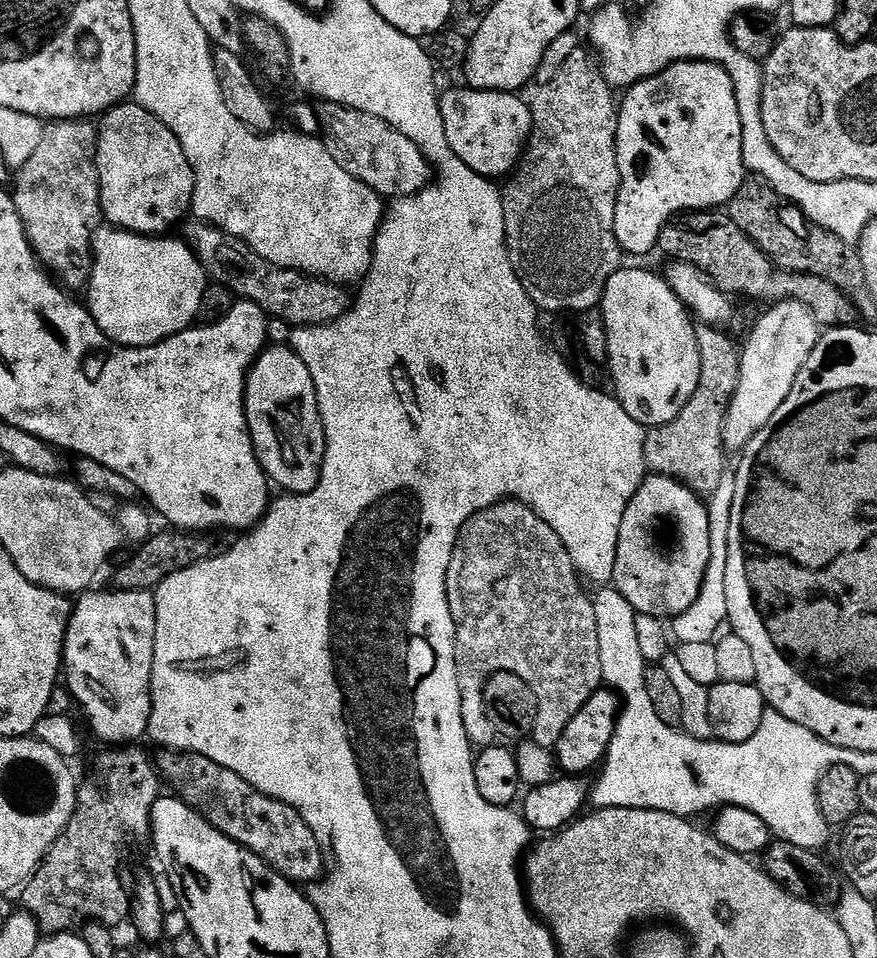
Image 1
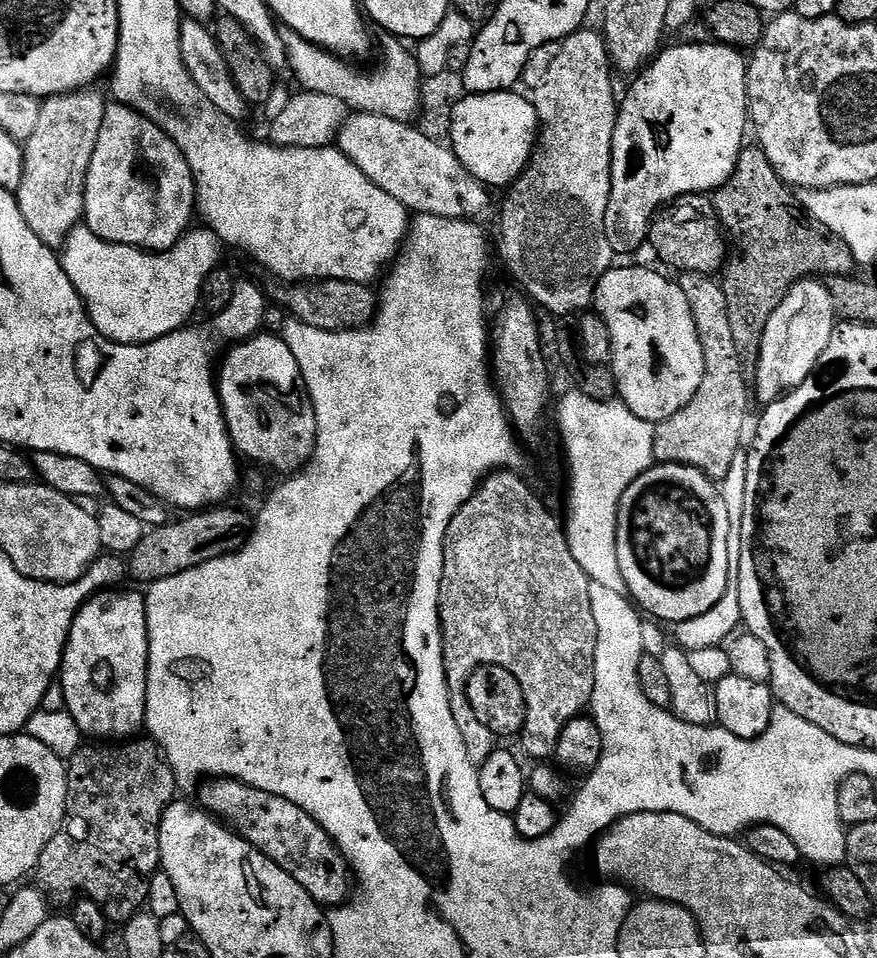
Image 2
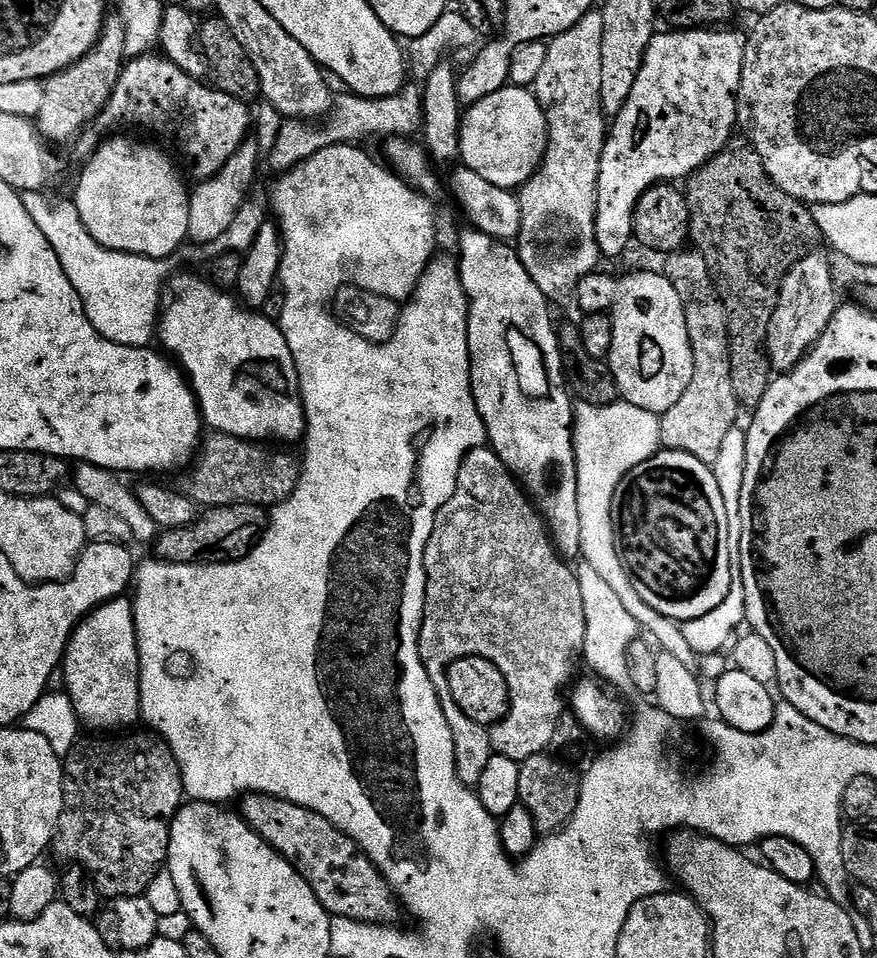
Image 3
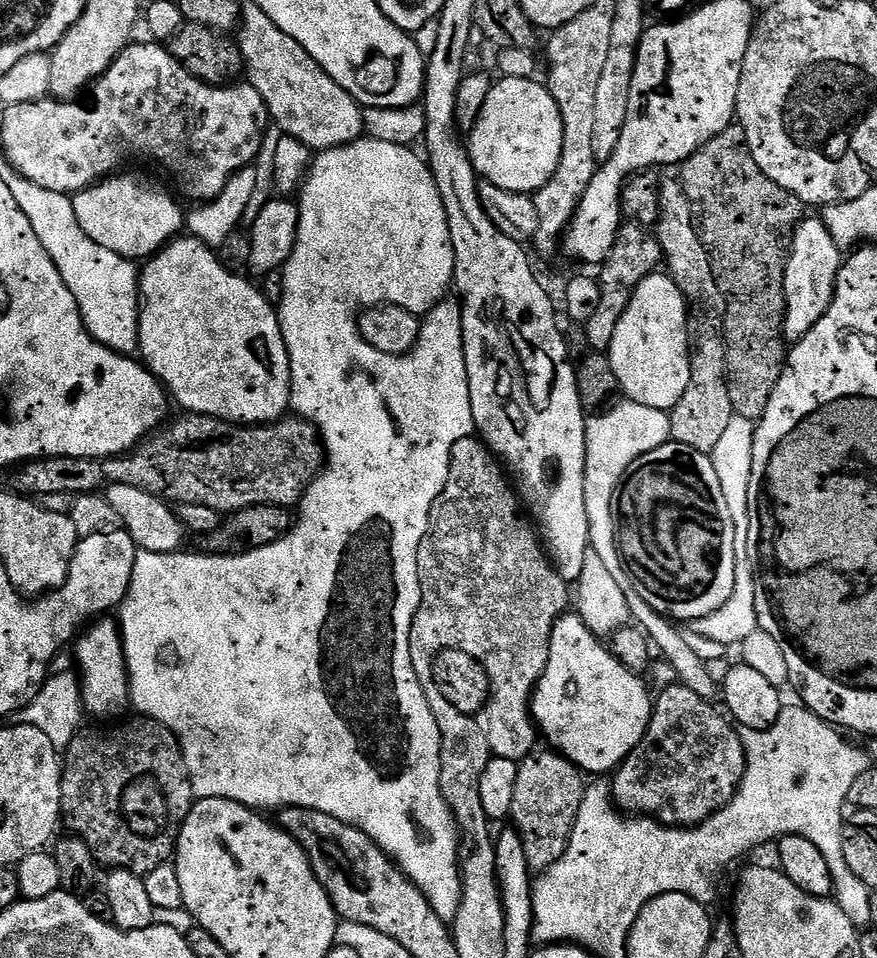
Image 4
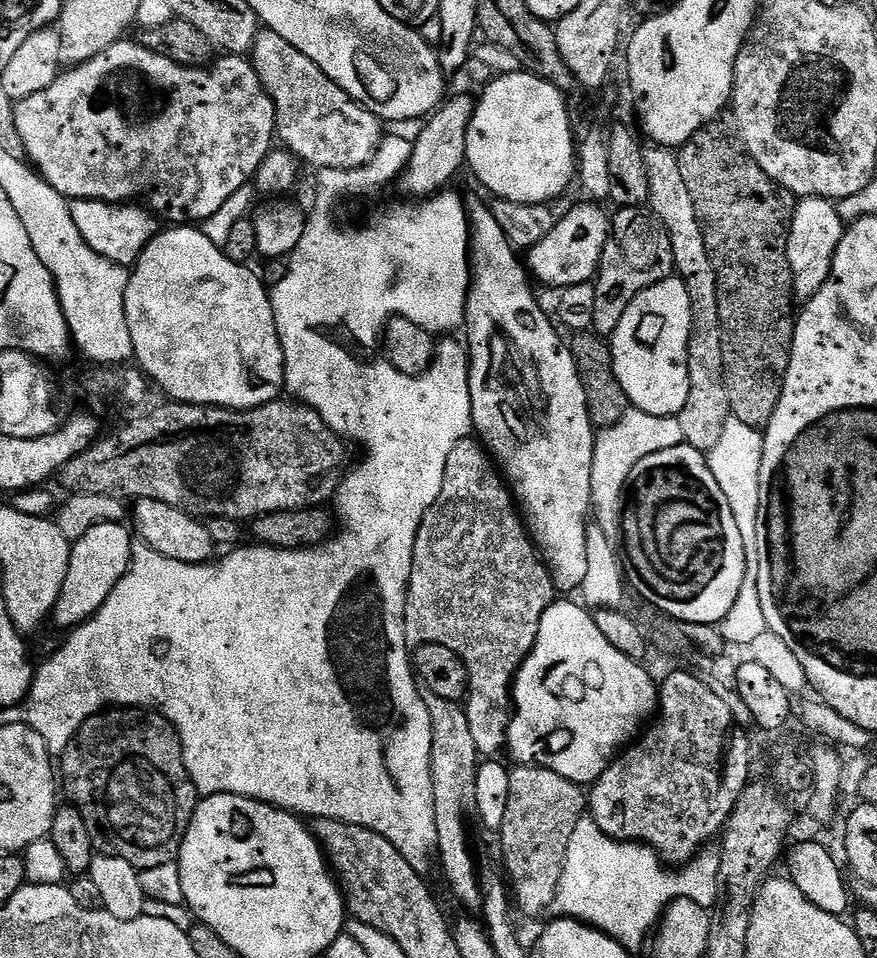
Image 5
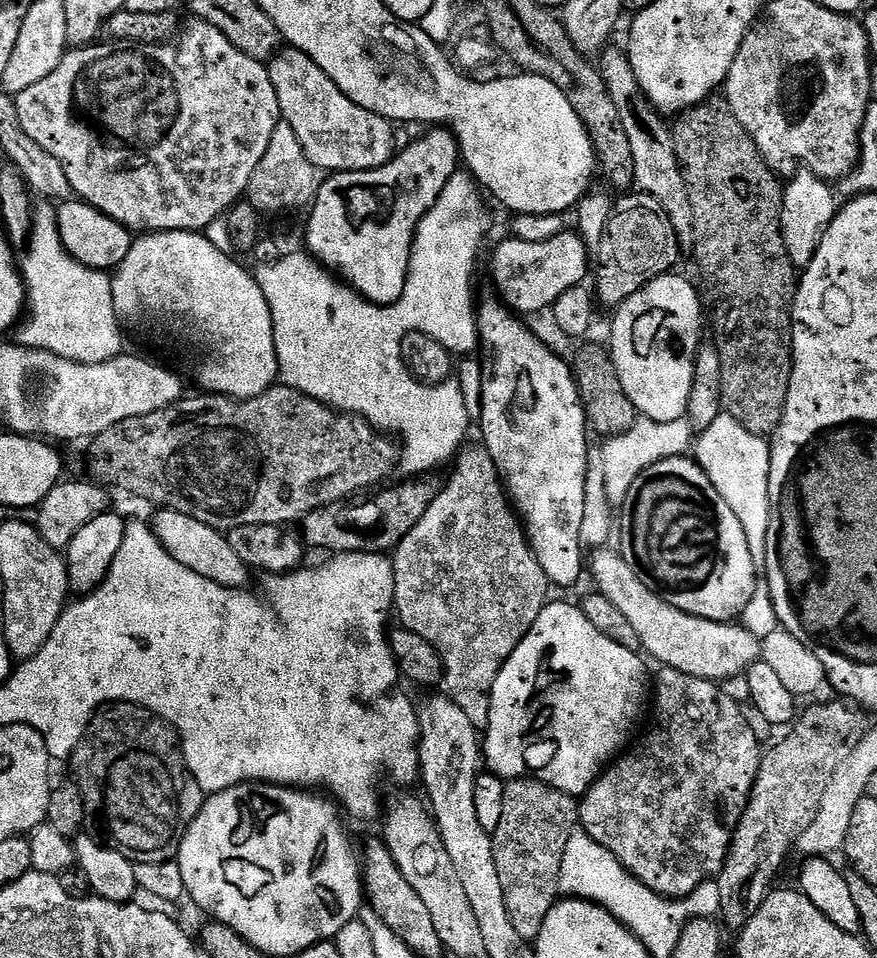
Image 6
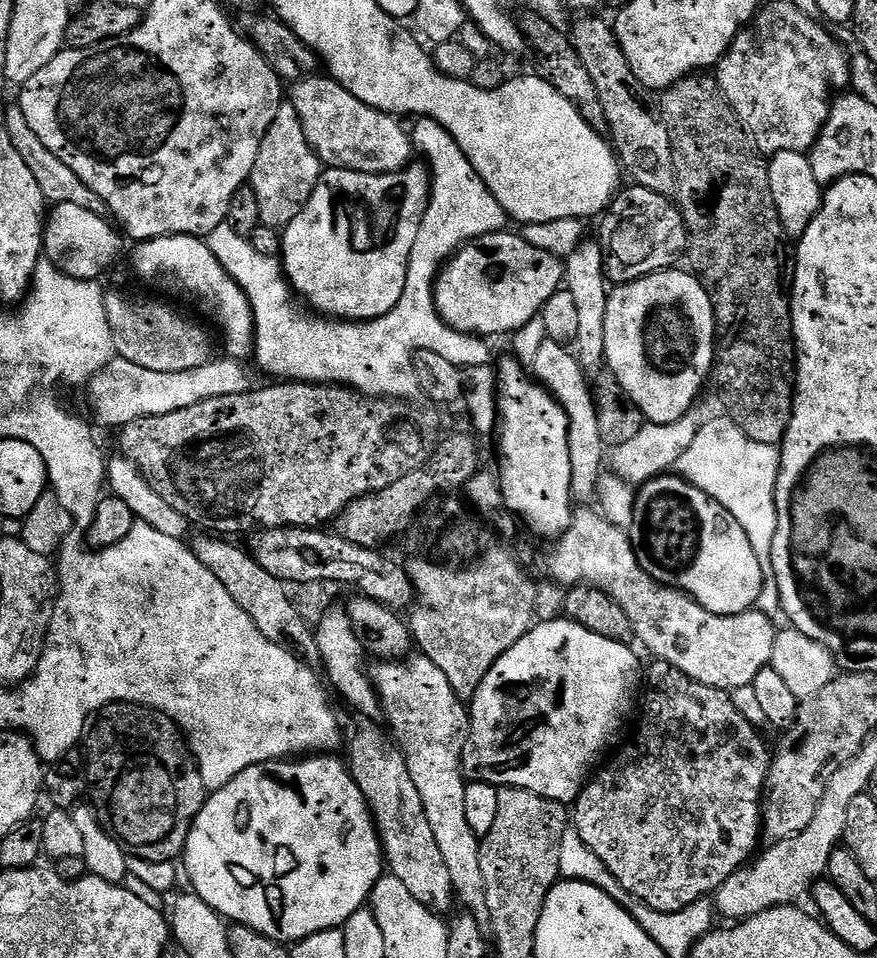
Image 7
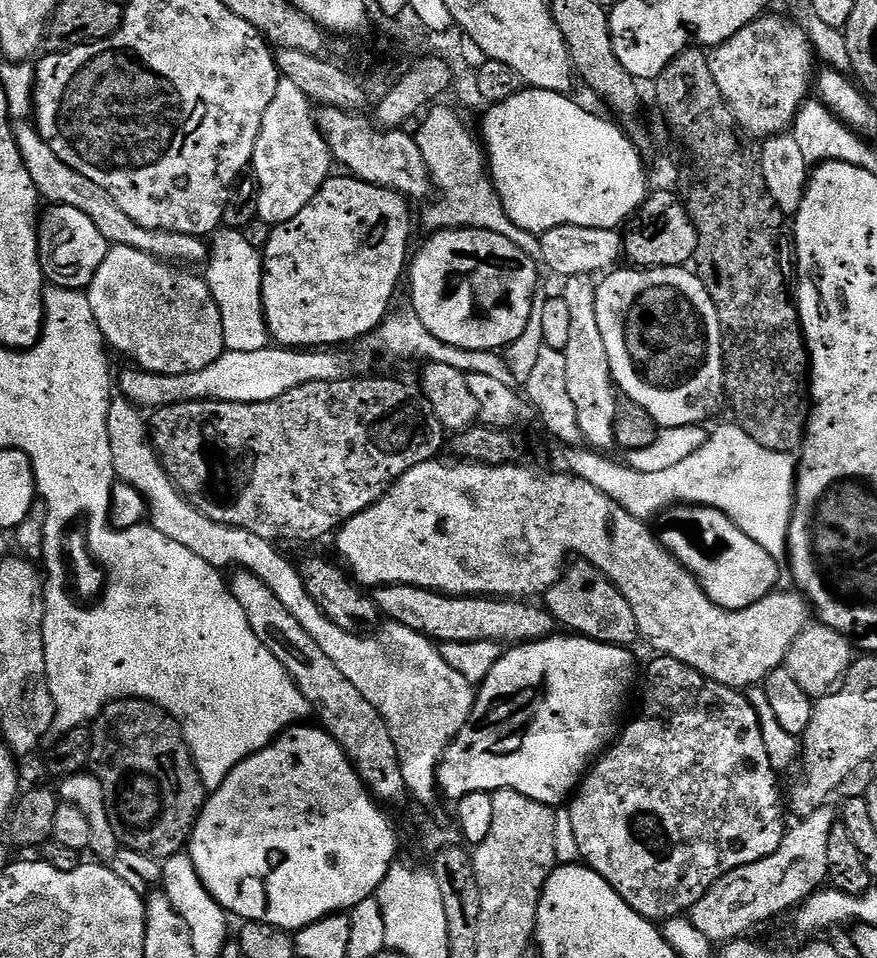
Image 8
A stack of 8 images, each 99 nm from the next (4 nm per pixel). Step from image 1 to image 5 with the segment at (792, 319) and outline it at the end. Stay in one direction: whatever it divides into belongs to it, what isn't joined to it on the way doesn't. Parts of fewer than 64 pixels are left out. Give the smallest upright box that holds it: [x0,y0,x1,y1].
[788,196,846,301]

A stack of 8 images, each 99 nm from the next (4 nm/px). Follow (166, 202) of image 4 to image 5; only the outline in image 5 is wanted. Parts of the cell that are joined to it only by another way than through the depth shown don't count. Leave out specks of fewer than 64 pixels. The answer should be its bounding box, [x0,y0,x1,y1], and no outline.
[71,200,158,265]

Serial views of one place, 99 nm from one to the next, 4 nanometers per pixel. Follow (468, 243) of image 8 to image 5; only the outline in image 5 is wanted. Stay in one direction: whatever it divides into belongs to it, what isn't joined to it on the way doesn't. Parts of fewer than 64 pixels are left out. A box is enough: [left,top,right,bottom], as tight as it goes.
[526,202,610,290]

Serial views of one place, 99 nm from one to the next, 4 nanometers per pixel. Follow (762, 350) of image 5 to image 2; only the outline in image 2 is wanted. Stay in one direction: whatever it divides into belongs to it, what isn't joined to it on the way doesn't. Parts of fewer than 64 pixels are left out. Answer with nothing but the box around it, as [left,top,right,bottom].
[714,146,858,370]

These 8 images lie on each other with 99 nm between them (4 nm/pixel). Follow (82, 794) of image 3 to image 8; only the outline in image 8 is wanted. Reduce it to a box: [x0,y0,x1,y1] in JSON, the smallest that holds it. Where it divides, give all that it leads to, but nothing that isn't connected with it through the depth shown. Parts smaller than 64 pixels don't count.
[88,700,206,862]

